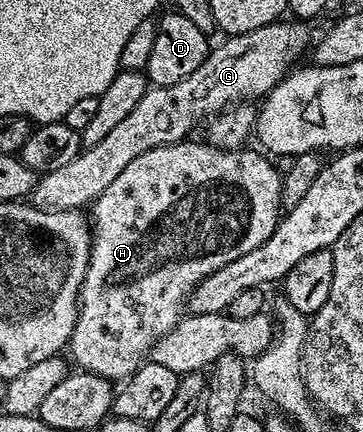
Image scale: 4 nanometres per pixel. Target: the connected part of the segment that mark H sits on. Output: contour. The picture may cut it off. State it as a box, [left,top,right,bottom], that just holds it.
[67,141,282,384]

